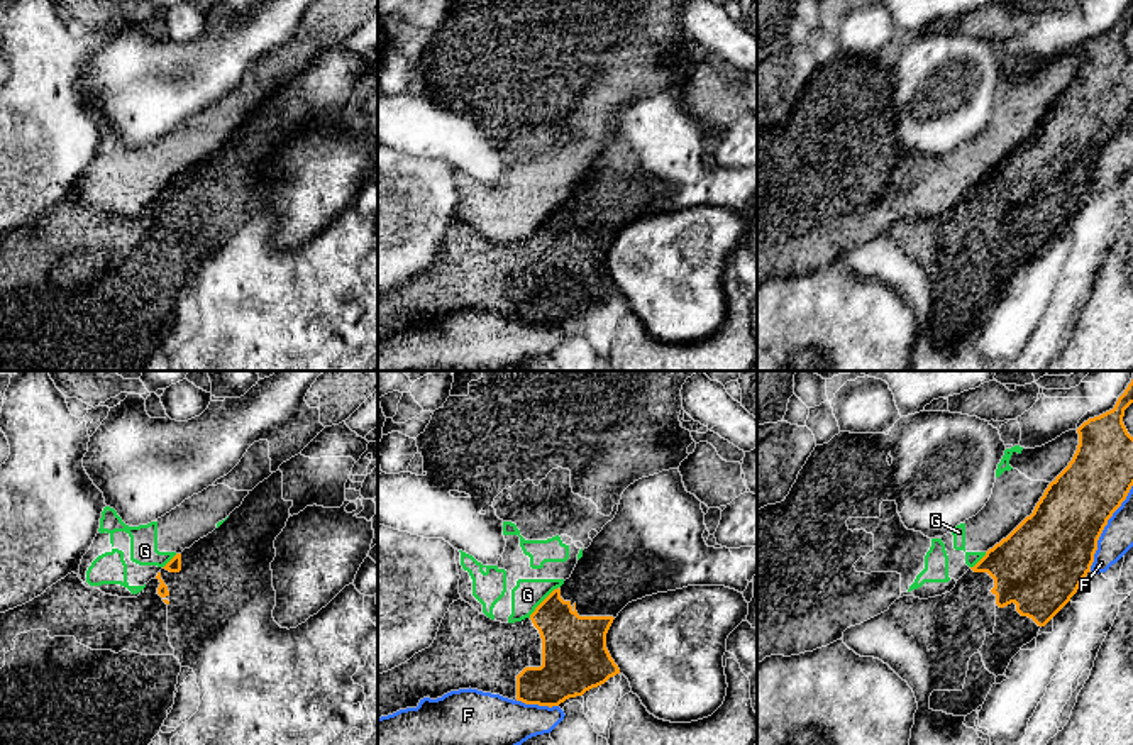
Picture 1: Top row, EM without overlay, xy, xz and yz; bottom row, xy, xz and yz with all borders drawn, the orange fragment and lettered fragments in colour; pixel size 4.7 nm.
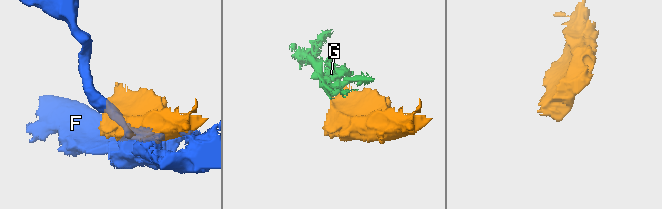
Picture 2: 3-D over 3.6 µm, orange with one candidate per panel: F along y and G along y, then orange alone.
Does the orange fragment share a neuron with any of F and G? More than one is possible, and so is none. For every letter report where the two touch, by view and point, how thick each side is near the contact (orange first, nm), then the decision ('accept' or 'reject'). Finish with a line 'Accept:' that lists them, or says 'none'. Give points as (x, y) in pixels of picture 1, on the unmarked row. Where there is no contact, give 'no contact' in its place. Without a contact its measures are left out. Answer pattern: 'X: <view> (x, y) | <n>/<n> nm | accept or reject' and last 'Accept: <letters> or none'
F: yz (1103, 149) | 380/160 nm | reject
G: xz (542, 222) | 280/150 nm | reject
Accept: none

